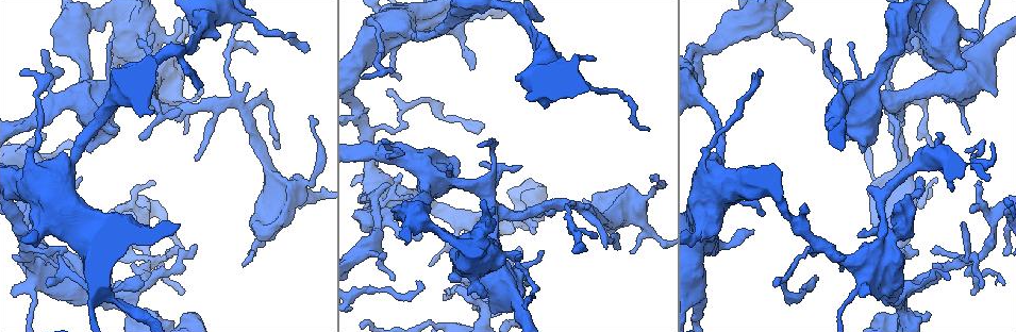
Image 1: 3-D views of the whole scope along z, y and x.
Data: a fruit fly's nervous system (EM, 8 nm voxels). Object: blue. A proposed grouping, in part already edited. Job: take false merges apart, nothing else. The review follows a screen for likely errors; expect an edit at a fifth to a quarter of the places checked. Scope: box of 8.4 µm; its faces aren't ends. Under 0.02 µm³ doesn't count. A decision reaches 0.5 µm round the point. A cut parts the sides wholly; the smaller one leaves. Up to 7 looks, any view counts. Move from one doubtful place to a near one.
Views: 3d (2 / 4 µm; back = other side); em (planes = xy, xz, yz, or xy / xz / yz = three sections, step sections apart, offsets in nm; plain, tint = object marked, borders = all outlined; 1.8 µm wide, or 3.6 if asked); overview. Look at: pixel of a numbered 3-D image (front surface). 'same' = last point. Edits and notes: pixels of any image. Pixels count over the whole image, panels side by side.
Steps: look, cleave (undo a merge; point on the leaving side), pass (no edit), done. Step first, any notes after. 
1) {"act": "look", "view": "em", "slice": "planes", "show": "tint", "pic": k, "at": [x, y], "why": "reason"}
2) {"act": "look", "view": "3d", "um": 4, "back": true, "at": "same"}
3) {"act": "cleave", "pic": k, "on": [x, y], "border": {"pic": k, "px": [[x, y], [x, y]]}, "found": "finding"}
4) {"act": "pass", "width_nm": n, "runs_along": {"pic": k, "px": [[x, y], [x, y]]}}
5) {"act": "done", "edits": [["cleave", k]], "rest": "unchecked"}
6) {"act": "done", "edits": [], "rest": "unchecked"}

{"act": "look", "view": "em", "slice": "xy", "step": 8, "show": "tint", "pic": 1, "at": [371, 244], "why": "sharp bend"}

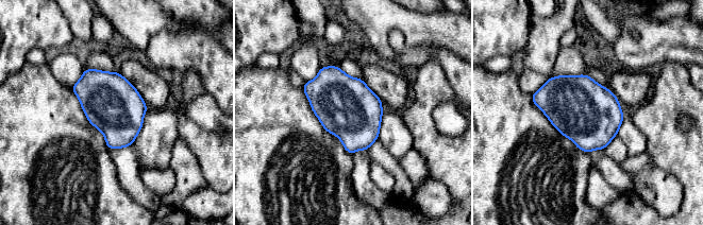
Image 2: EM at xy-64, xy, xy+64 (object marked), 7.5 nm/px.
{"act": "look", "view": "em", "slice": "planes", "show": "tint", "at": "same", "why": "another direction"}

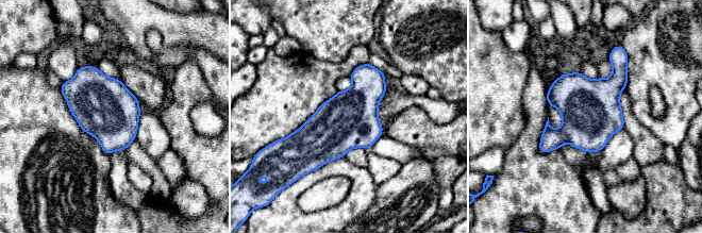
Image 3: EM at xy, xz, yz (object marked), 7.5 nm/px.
{"act": "pass", "found": "one cell here"}

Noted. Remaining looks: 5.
{"act": "look", "view": "em", "um": 3.6, "slice": "planes", "show": "tint", "pic": 1, "at": [499, 276], "why": "calibre changes"}

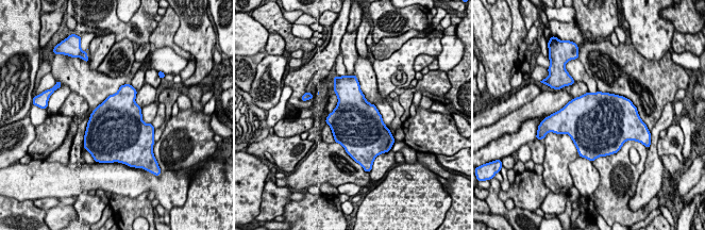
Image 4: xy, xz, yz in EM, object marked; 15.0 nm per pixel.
{"act": "pass", "found": "one cell here"}

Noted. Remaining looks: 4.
{"act": "look", "view": "3d", "um": 4, "pic": 1, "at": [564, 80]}

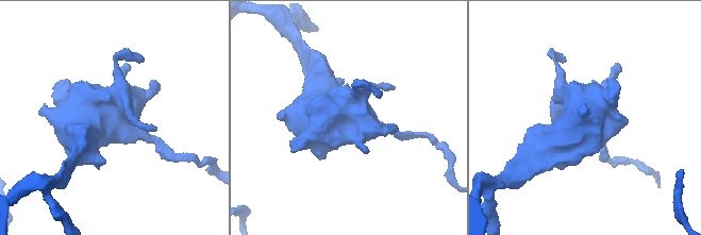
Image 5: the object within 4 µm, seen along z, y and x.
{"act": "look", "view": "em", "um": 3.6, "slice": "xz", "step": 8, "show": "tint", "pic": 5, "at": [112, 129], "why": "now the EM"}

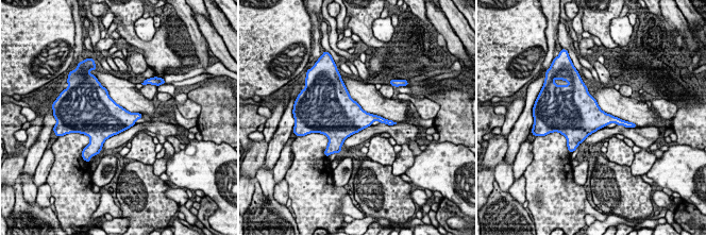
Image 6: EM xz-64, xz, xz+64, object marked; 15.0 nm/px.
{"act": "pass", "found": "continuous, no second cell"}

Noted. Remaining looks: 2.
{"act": "done", "edits": [], "rest": "unchecked"}

